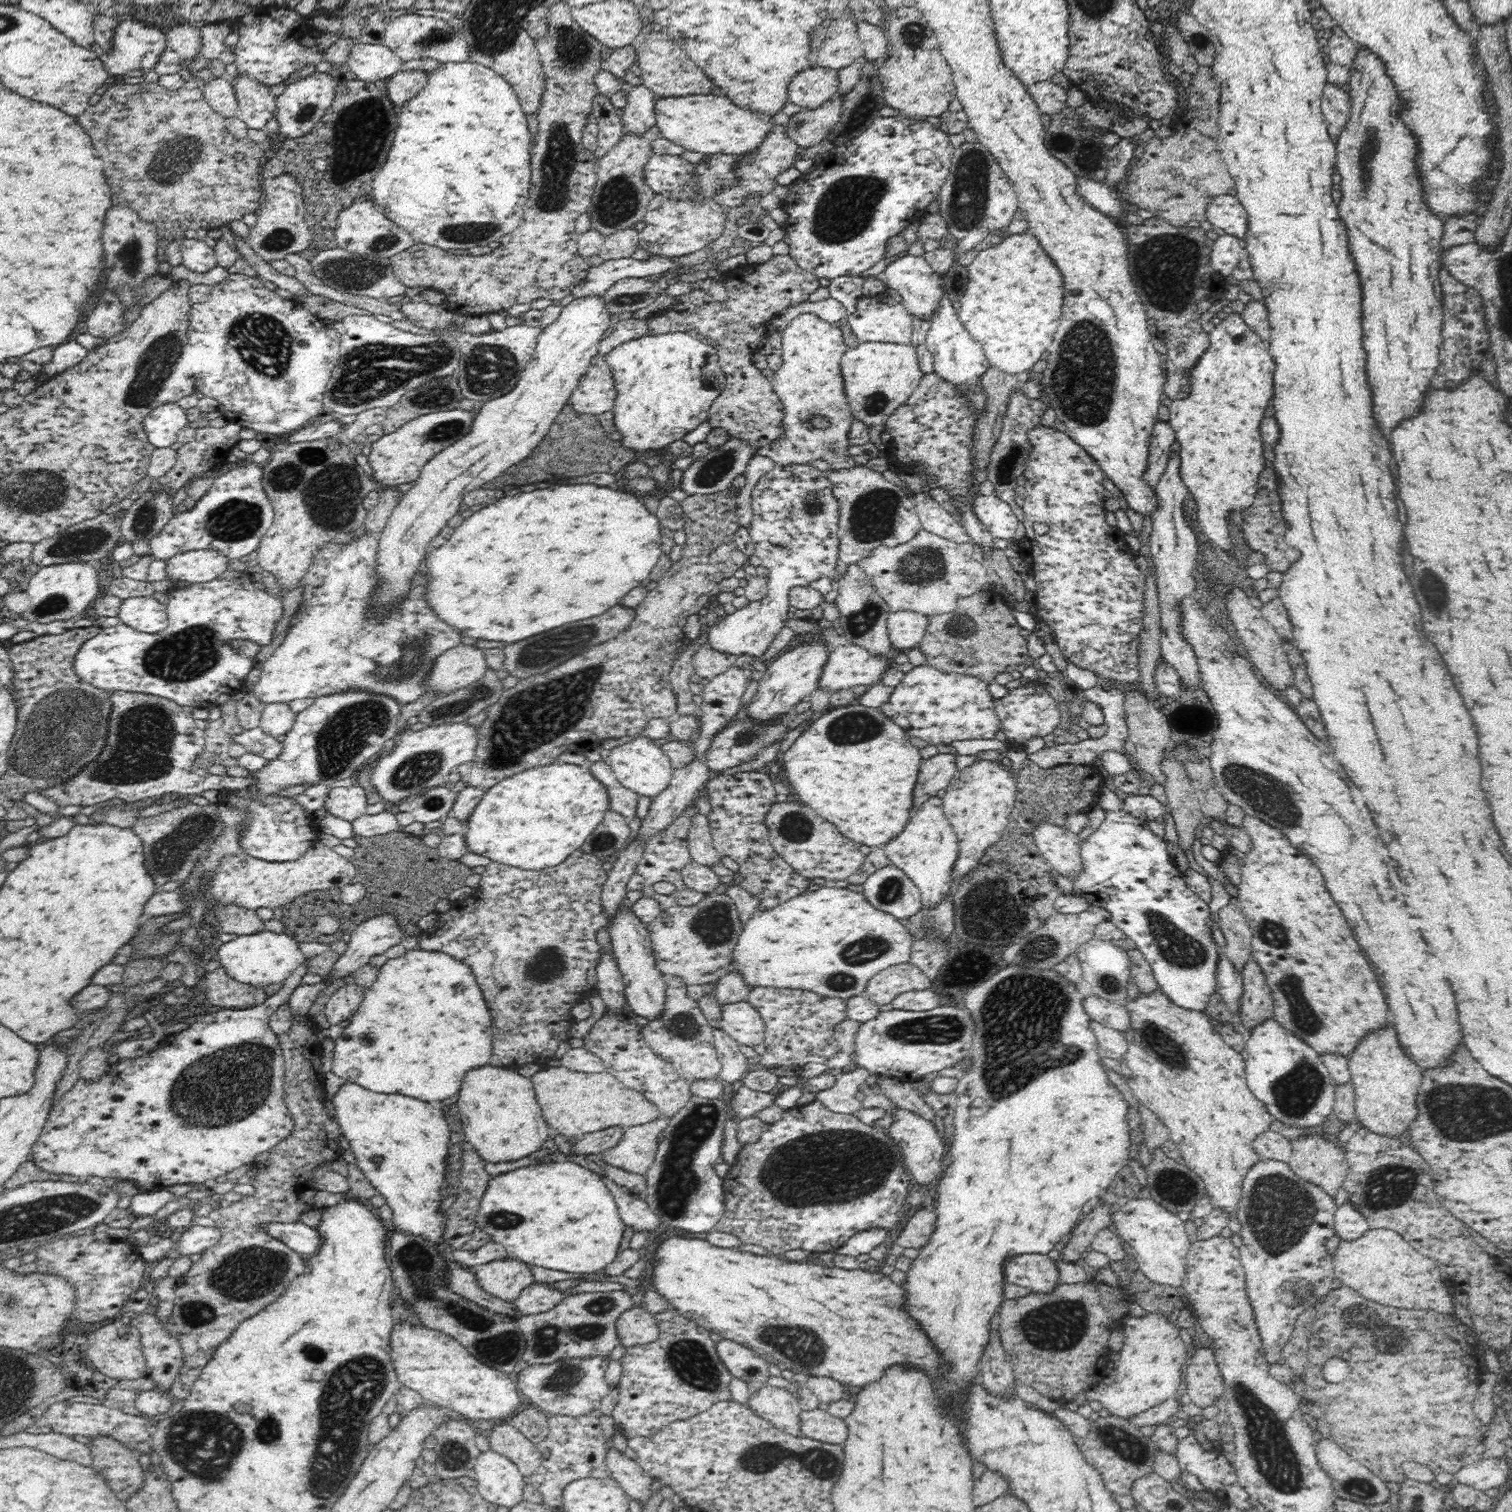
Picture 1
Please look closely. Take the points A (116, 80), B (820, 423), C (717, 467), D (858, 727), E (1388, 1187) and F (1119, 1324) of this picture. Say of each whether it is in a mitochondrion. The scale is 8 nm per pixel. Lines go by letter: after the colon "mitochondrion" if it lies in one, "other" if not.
A: other
B: mitochondrion
C: mitochondrion
D: mitochondrion
E: mitochondrion
F: other

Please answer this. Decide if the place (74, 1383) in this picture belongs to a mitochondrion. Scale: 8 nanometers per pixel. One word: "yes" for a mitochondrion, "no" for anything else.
no

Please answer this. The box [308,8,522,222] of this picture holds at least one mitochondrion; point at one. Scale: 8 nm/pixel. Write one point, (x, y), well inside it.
(435, 39)

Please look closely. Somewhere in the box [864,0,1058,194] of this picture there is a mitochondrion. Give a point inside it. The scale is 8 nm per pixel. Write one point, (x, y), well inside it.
(913, 34)

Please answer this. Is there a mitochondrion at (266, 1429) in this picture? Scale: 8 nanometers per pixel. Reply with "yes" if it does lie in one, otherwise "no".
yes

